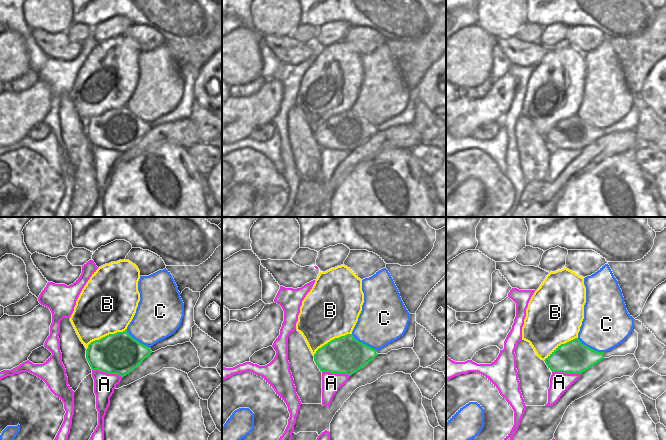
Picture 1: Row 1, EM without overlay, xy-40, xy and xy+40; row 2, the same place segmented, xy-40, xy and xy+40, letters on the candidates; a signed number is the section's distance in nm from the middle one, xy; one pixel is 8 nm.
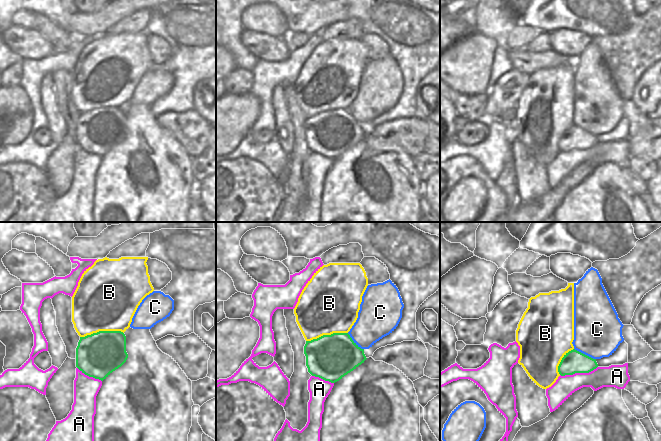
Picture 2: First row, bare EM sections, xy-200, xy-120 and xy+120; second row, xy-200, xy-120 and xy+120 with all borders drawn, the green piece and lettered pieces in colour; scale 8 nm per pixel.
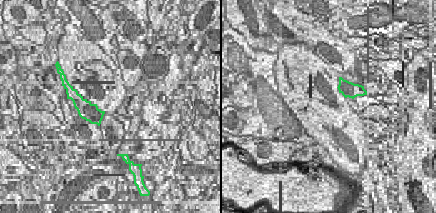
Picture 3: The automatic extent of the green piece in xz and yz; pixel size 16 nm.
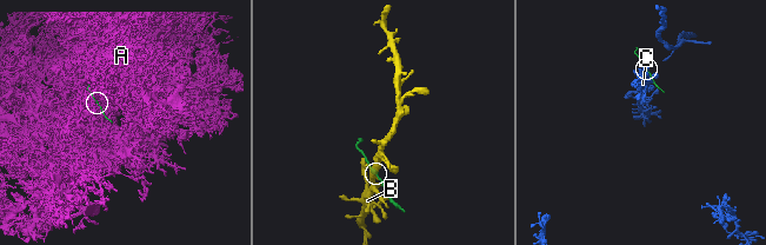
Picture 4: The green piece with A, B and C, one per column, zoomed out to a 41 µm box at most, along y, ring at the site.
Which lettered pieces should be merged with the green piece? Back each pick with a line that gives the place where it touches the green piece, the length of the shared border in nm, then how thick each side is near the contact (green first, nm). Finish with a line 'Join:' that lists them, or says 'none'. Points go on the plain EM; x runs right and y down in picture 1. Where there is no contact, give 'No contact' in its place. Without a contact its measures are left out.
Join: none.

